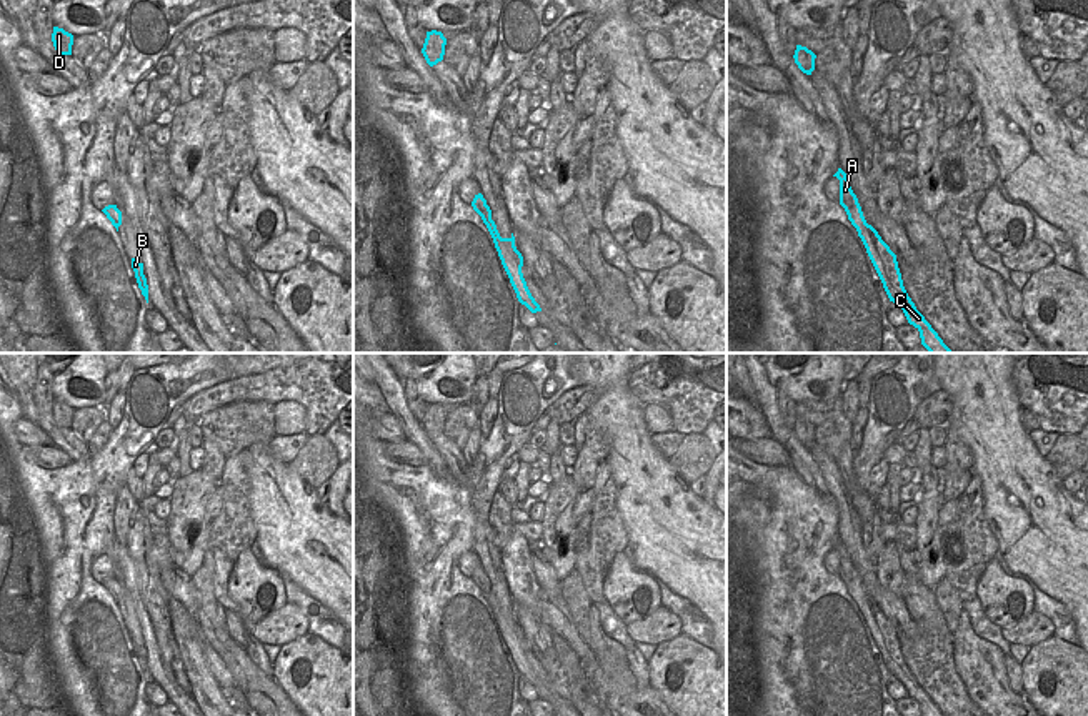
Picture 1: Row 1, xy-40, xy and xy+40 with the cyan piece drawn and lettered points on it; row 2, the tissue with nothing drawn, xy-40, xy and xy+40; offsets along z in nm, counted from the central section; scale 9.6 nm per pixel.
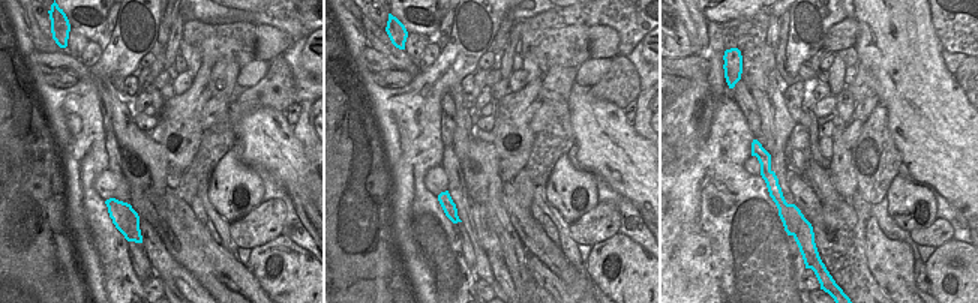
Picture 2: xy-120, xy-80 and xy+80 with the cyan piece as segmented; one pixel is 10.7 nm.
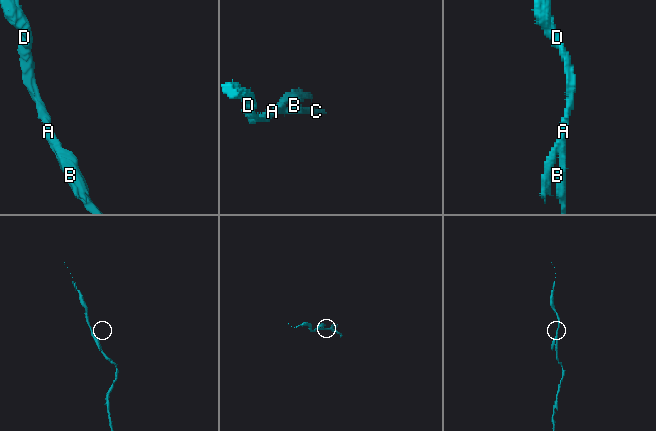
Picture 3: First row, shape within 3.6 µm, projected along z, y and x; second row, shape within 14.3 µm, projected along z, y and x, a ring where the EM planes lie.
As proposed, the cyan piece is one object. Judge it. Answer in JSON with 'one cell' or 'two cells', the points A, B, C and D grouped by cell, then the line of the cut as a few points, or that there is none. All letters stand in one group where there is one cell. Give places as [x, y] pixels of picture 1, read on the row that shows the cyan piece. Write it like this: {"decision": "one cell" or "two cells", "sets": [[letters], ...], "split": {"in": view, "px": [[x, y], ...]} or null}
{"decision": "one cell", "sets": [["A", "B", "C", "D"]], "split": null}

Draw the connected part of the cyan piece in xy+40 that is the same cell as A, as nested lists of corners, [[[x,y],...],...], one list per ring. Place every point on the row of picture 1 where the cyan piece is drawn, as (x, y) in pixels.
[[[838,168],[833,177],[840,180],[840,205],[845,208],[848,220],[856,228],[858,236],[861,238],[866,248],[866,253],[883,283],[890,301],[893,301],[903,310],[908,323],[920,331],[921,345],[930,353],[953,353],[938,336],[938,333],[931,328],[931,325],[925,320],[925,316],[916,310],[915,303],[908,296],[903,286],[896,255],[881,240],[878,231],[866,223],[858,198],[850,186],[846,173]]]

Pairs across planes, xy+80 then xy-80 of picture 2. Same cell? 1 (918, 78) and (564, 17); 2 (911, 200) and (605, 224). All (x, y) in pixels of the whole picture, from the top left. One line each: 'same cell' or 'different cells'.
1: different cells
2: different cells

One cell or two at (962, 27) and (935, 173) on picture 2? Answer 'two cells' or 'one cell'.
two cells

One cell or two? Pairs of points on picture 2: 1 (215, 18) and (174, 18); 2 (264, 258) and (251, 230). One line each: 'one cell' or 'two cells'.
1: two cells
2: two cells

